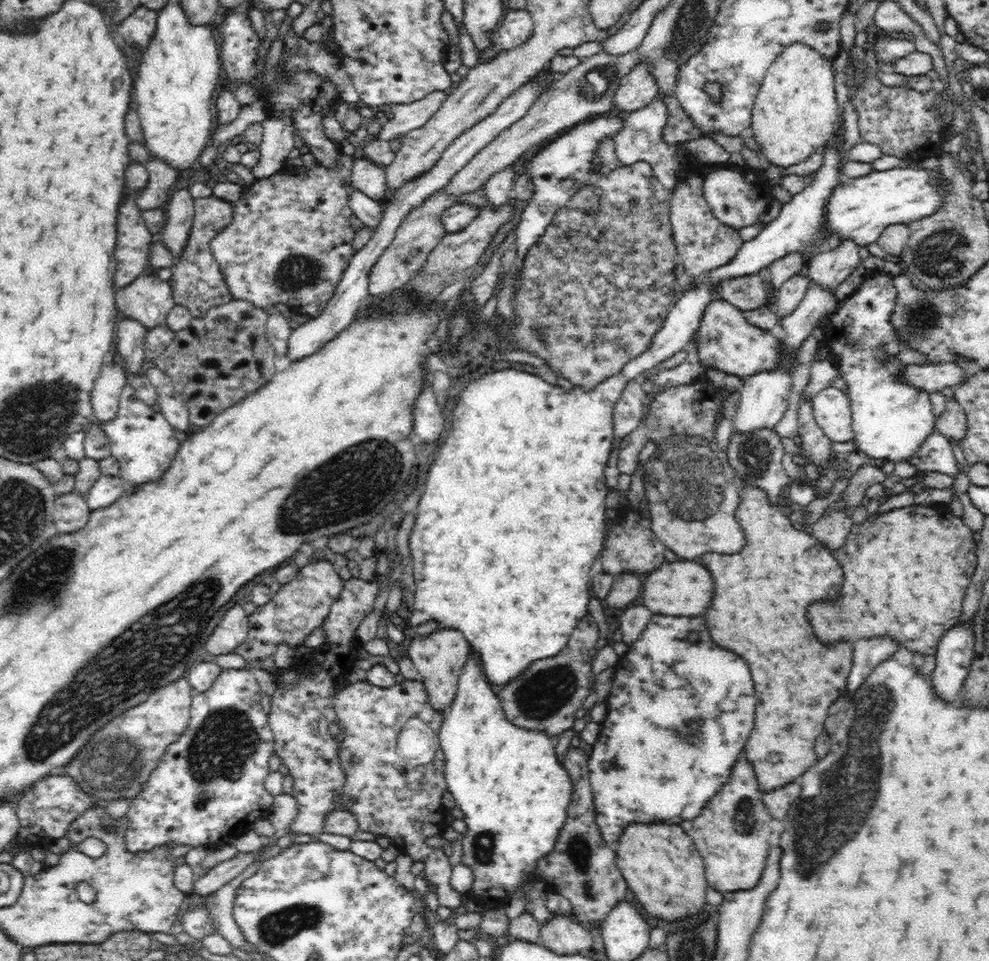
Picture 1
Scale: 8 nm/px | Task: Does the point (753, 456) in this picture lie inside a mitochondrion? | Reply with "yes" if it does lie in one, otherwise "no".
yes

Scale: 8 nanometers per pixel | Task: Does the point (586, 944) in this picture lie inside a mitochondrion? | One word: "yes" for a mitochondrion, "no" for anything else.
no

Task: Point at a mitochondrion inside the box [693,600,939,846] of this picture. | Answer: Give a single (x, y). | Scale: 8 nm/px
(743, 817)

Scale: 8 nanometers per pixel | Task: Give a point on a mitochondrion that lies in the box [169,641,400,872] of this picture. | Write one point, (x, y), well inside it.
(226, 739)

